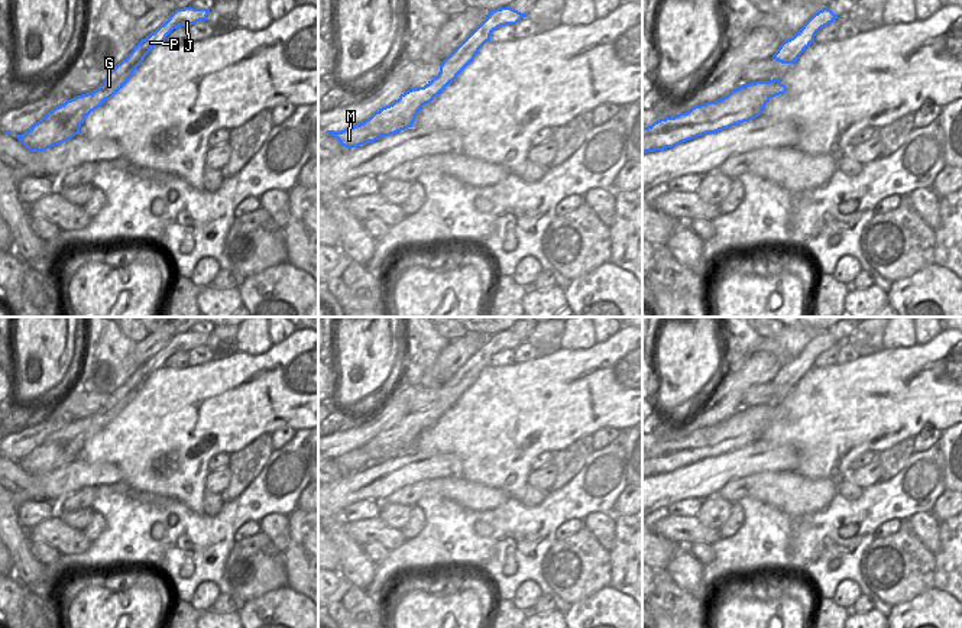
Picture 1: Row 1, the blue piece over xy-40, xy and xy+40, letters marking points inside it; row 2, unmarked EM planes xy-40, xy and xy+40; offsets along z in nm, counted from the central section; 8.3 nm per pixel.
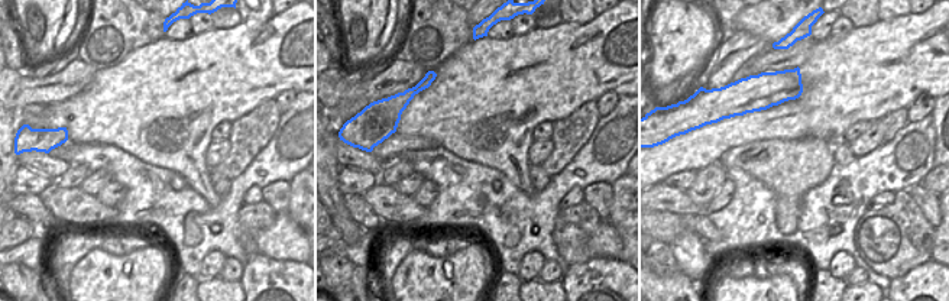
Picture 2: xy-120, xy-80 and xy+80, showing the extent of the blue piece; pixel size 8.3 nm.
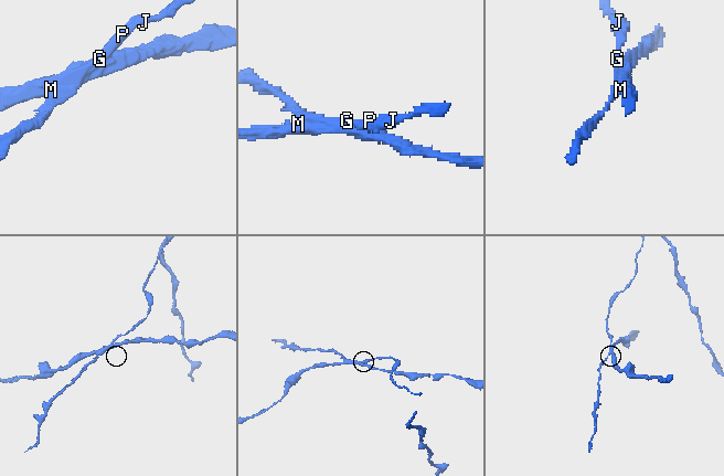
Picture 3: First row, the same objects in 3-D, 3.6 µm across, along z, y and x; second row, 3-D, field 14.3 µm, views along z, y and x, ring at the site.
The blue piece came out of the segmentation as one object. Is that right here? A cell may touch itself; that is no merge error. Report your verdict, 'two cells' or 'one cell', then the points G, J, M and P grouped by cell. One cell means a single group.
two cells; G J P / M

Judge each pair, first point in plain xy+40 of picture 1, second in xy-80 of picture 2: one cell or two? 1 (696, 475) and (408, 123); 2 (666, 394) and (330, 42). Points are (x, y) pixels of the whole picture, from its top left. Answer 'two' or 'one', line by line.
1: two
2: two

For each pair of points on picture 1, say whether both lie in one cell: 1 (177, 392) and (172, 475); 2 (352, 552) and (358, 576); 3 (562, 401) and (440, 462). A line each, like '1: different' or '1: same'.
1: same
2: same
3: different

